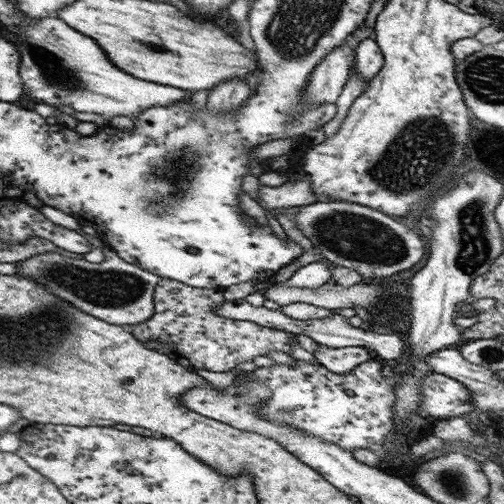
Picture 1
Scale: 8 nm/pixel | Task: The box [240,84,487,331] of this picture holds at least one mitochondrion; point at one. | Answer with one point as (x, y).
(410, 165)

